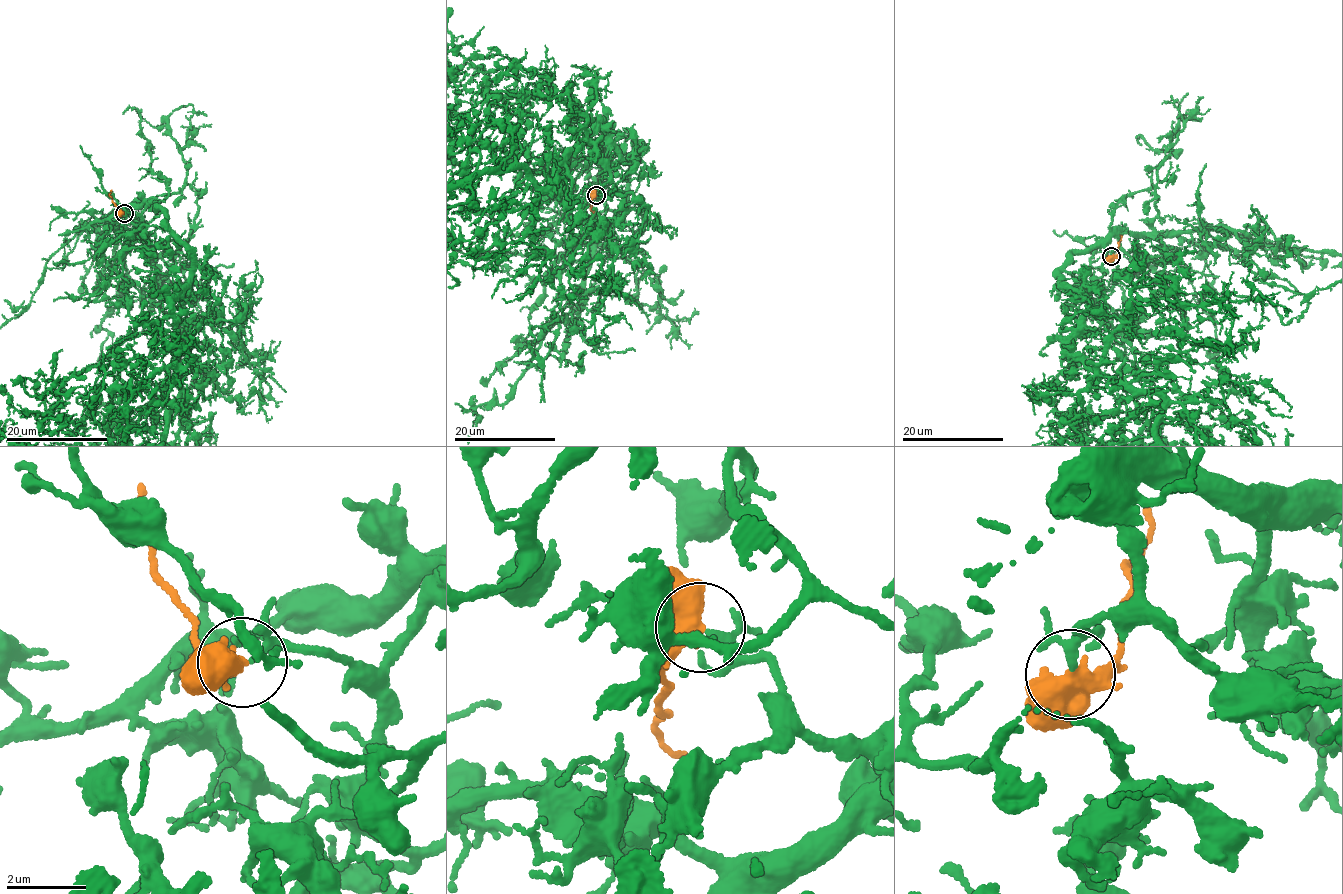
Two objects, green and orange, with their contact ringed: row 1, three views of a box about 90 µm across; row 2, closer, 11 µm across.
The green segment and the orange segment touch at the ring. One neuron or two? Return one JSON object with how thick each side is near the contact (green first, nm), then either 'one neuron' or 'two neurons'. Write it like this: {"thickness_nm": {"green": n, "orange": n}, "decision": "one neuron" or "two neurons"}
{"thickness_nm": {"green": 120, "orange": 380}, "decision": "one neuron"}

